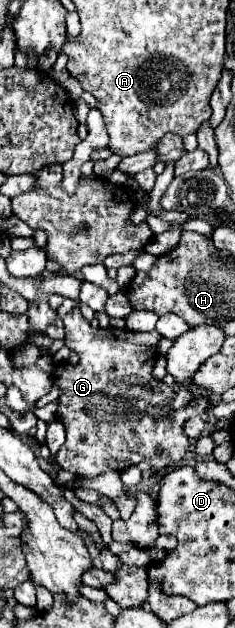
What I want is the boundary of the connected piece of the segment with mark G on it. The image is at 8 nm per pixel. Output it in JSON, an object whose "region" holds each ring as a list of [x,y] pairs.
{"region":[[[79,308],[63,317],[65,323],[65,343],[79,355],[75,365],[59,363],[51,373],[55,385],[61,389],[57,419],[67,431],[67,441],[57,453],[57,463],[61,469],[75,473],[81,479],[93,479],[105,471],[125,471],[145,457],[151,459],[151,467],[177,467],[189,449],[189,439],[183,433],[183,423],[193,415],[203,415],[209,409],[209,401],[193,401],[183,385],[165,385],[151,377],[151,369],[157,357],[159,333],[135,333],[123,329],[93,329],[81,314]]]}

